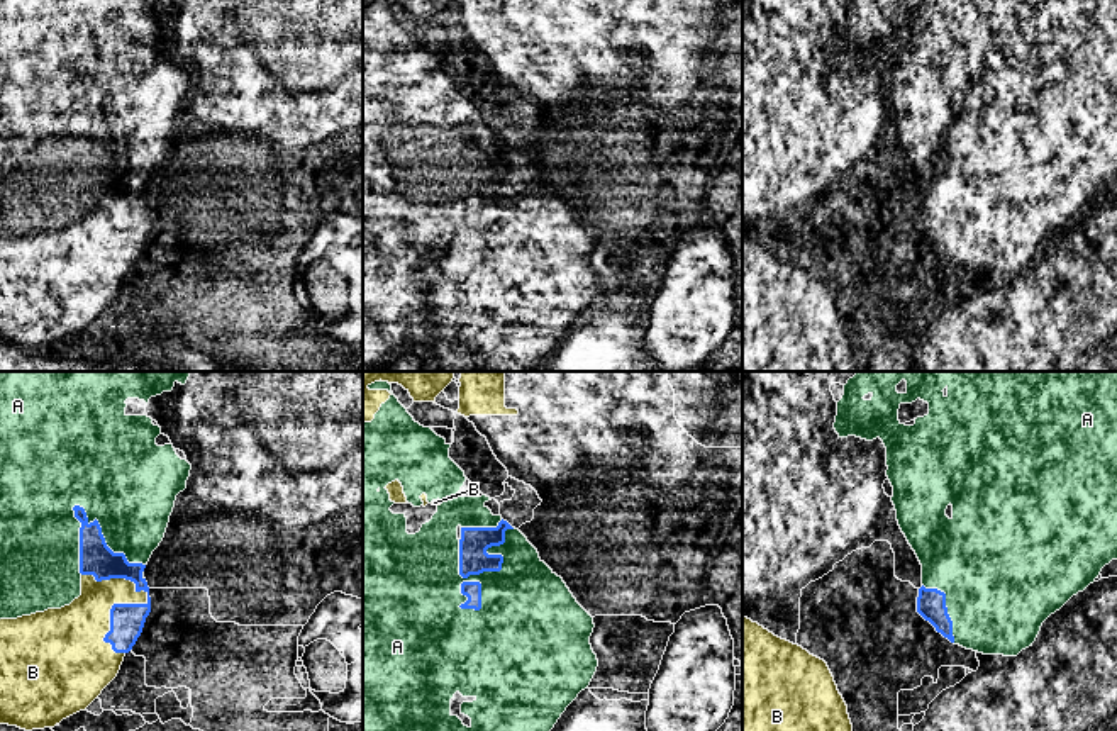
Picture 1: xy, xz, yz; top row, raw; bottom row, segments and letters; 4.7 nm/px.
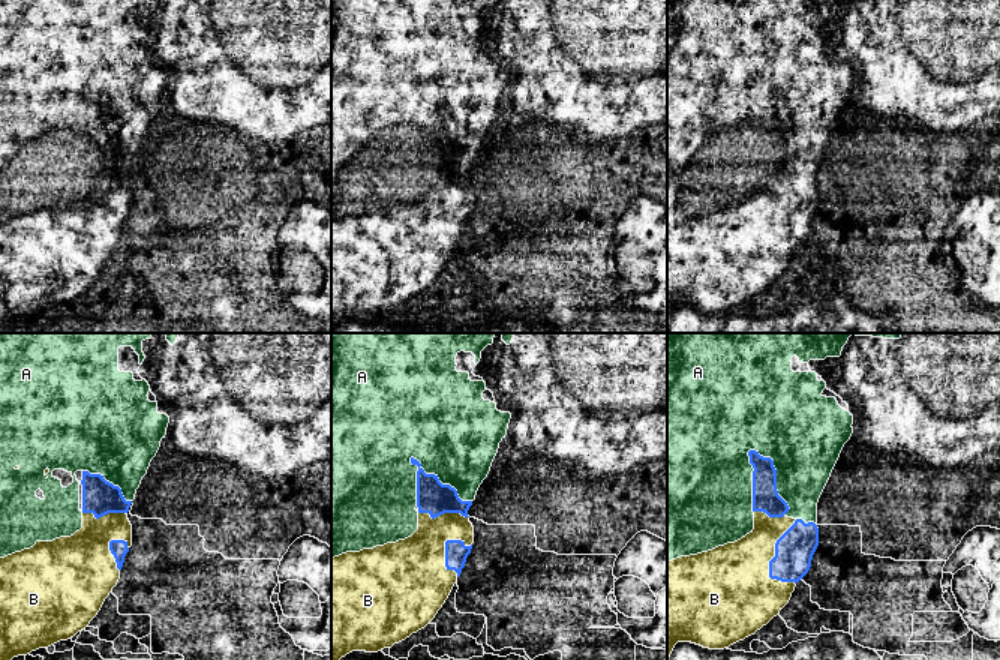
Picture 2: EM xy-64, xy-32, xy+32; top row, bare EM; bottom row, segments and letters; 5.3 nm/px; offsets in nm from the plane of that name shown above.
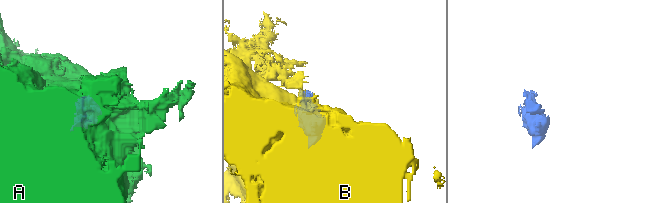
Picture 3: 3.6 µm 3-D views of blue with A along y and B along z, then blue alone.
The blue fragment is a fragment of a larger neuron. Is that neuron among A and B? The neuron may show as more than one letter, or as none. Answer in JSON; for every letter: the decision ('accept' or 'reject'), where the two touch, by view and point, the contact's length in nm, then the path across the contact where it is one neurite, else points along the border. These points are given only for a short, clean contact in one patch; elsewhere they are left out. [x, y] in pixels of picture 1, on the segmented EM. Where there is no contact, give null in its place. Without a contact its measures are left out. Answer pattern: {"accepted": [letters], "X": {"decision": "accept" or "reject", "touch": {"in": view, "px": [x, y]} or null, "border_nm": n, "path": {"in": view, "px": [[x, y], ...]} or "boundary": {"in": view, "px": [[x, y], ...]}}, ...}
{"accepted": [], "A": {"decision": "reject", "touch": {"in": "xz", "px": [500, 569]}, "border_nm": 460}, "B": {"decision": "reject", "touch": {"in": "xy", "px": [138, 604]}, "border_nm": 440}}

